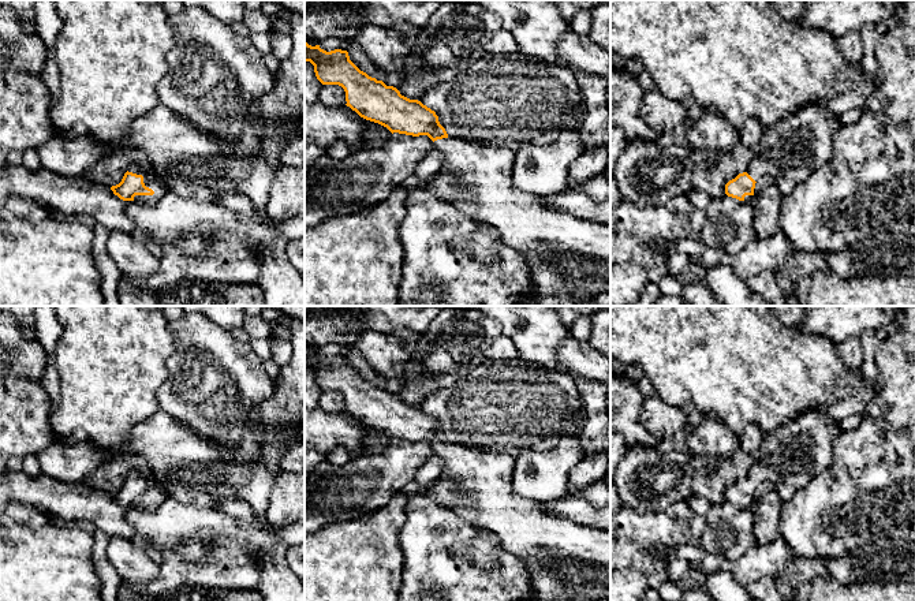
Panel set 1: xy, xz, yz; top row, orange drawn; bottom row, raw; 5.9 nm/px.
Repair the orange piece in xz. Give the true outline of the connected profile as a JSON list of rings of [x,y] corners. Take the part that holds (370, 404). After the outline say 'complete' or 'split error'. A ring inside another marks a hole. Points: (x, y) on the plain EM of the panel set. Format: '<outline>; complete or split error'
[[[305,347],[305,367],[314,372],[315,382],[322,391],[343,393],[346,411],[361,423],[386,433],[392,440],[427,441],[433,447],[433,453],[442,460],[442,470],[437,484],[425,493],[470,525],[494,533],[504,552],[520,557],[530,572],[537,601],[556,601],[561,597],[610,598],[610,531],[550,515],[542,501],[515,494],[515,456],[449,443],[434,417],[361,377],[350,366],[347,357],[326,358],[320,351],[311,352]]]; split error

